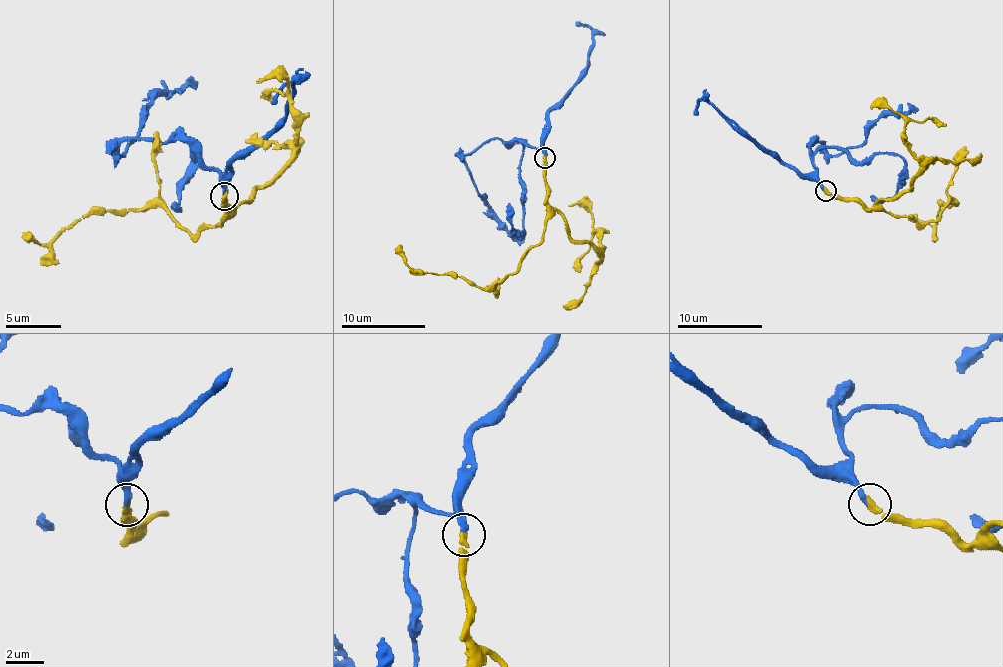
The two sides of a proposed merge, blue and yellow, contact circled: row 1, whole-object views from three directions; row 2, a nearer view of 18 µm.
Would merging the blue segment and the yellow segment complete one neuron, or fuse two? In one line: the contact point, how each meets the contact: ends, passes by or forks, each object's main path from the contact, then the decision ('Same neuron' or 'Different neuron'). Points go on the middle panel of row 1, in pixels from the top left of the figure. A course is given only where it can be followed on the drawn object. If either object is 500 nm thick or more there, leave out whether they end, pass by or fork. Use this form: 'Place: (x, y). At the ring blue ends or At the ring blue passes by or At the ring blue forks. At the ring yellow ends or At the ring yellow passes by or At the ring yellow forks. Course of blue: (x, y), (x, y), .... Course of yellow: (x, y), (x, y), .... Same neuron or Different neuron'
Place: (545, 157). At the ring blue ends. At the ring yellow ends. Course of blue: (545, 156), (541, 149), (515, 141), (488, 139), (465, 156), (481, 201), (519, 239), (525, 237). Course of yellow: (545, 158), (544, 237), (499, 283), (476, 287), (460, 277), (418, 274), (408, 263), (399, 244). Same neuron

